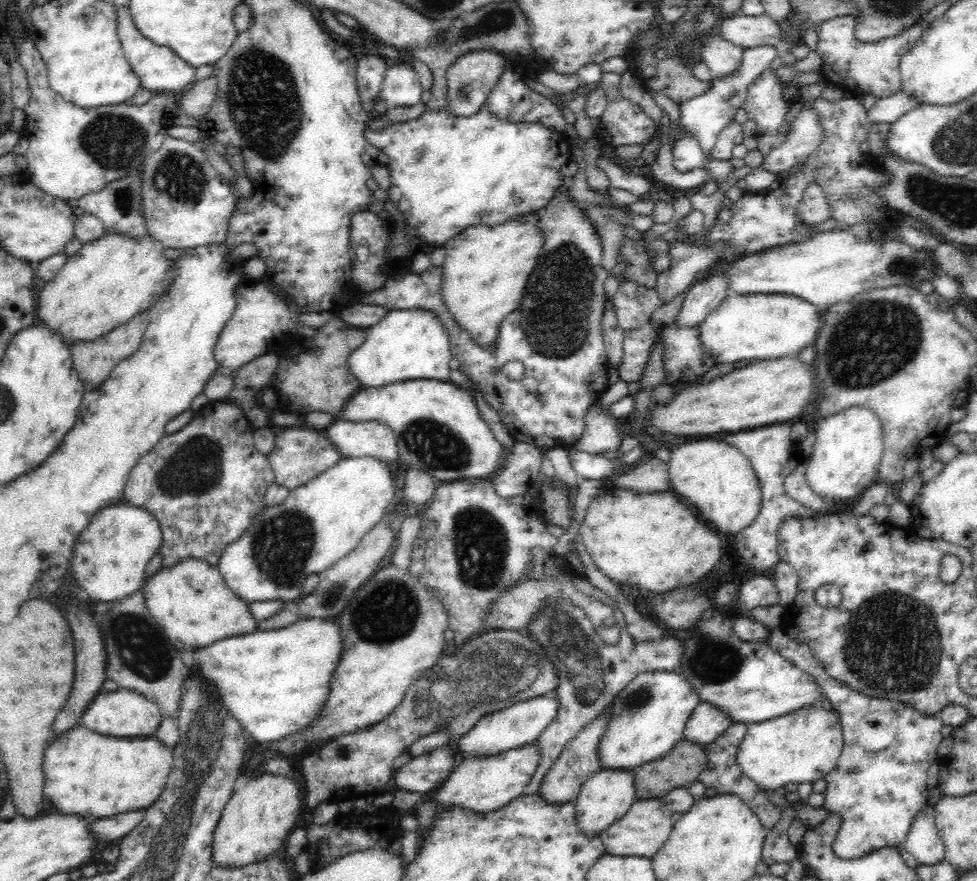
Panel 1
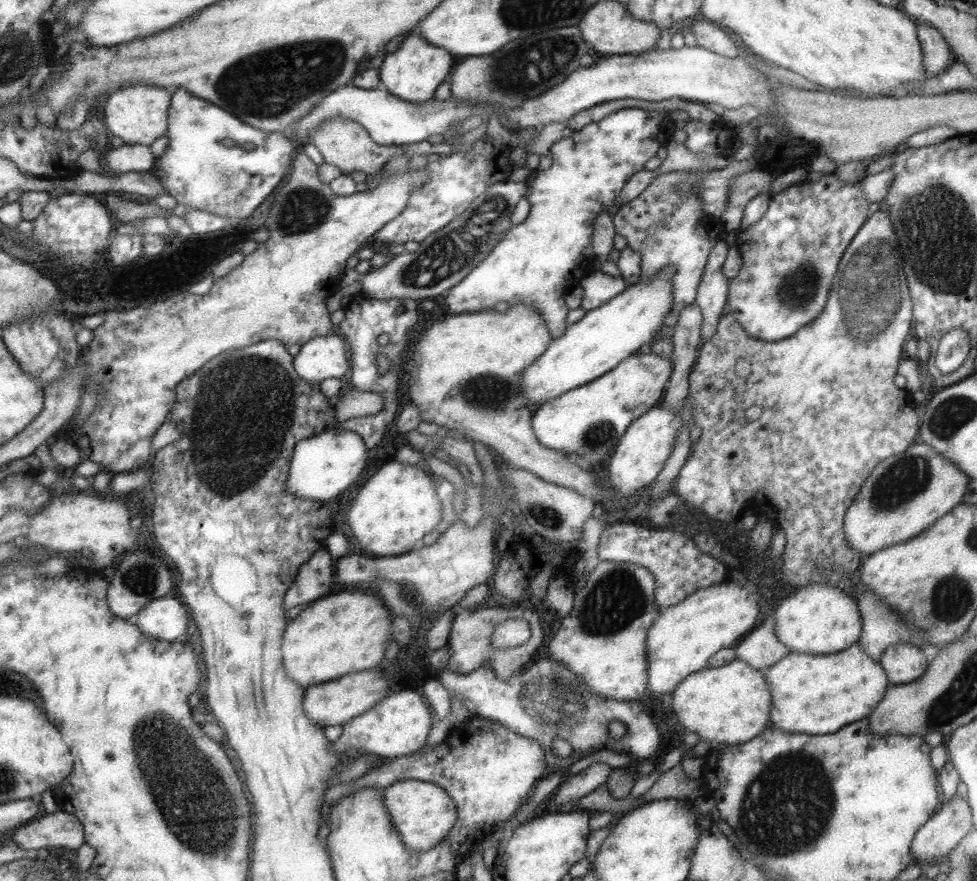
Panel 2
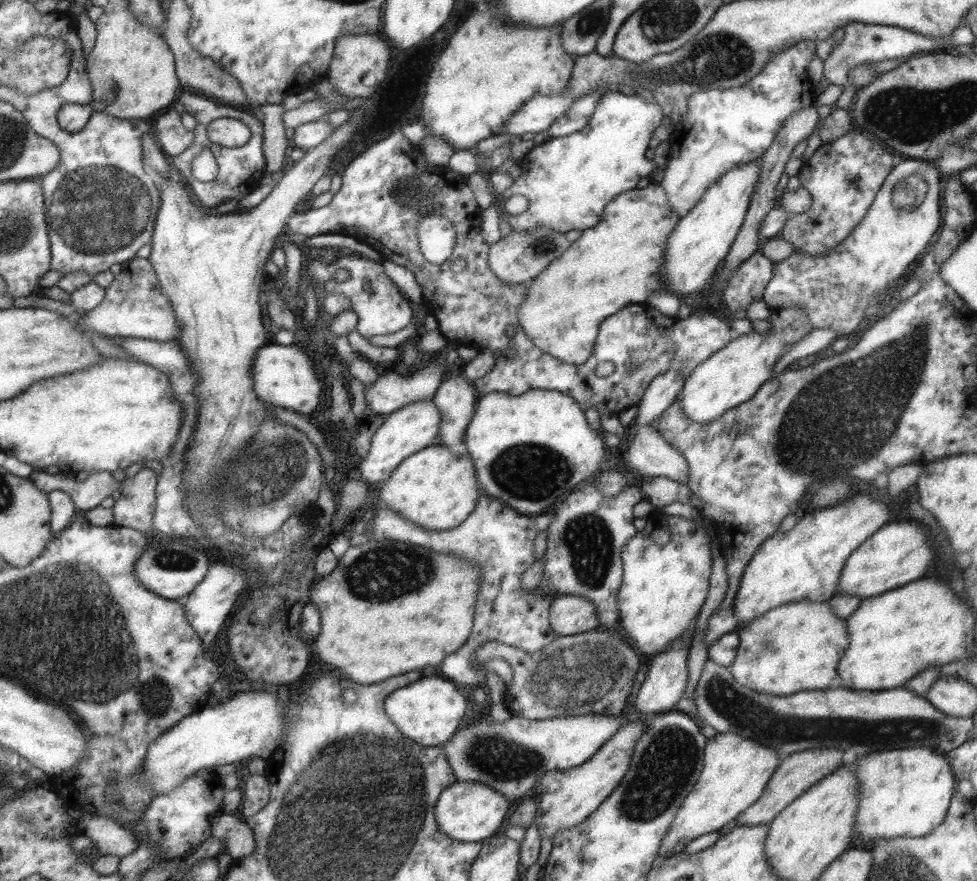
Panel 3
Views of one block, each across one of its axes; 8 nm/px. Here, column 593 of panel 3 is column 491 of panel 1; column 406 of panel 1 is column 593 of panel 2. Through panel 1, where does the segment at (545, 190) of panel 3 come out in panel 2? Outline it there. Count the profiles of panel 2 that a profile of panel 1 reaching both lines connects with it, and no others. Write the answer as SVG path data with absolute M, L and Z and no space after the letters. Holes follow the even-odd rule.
M619 108L603 119L585 124L580 130L569 131L565 137L559 138L548 151L551 153L551 166L545 170L533 169L525 177L524 196L530 207L527 218L524 222L511 225L489 254L443 295L447 310L455 314L493 311L496 302L506 302L509 306L519 301L538 310L549 337L555 339L561 336L566 327L564 318L569 310L563 303L563 297L573 285L579 284L579 280L594 271L592 265L595 256L591 241L597 215L613 214L613 199L621 192L625 182L641 170L659 148L666 145L674 131L673 121L667 114L661 118L641 108Z

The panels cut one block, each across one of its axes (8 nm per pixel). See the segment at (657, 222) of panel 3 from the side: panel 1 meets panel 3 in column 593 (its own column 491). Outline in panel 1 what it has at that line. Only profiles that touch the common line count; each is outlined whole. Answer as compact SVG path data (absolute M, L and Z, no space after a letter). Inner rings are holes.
M528 212L524 216L514 216L510 220L495 225L475 224L451 236L442 246L446 251L443 262L444 280L442 280L442 297L456 317L456 321L482 345L493 347L497 328L509 312L519 304L528 278L534 272L534 266L544 248L544 229L540 227L540 216L537 212Z

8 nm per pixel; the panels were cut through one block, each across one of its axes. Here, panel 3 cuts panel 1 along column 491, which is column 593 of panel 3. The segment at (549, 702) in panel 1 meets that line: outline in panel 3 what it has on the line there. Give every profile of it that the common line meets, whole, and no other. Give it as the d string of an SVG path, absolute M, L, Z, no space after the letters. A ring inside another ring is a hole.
M583 714L531 720L510 716L503 722L483 718L477 724L462 725L445 741L443 752L459 782L481 782L497 790L510 803L520 800L545 772L567 770L587 762L620 727L620 715Z

